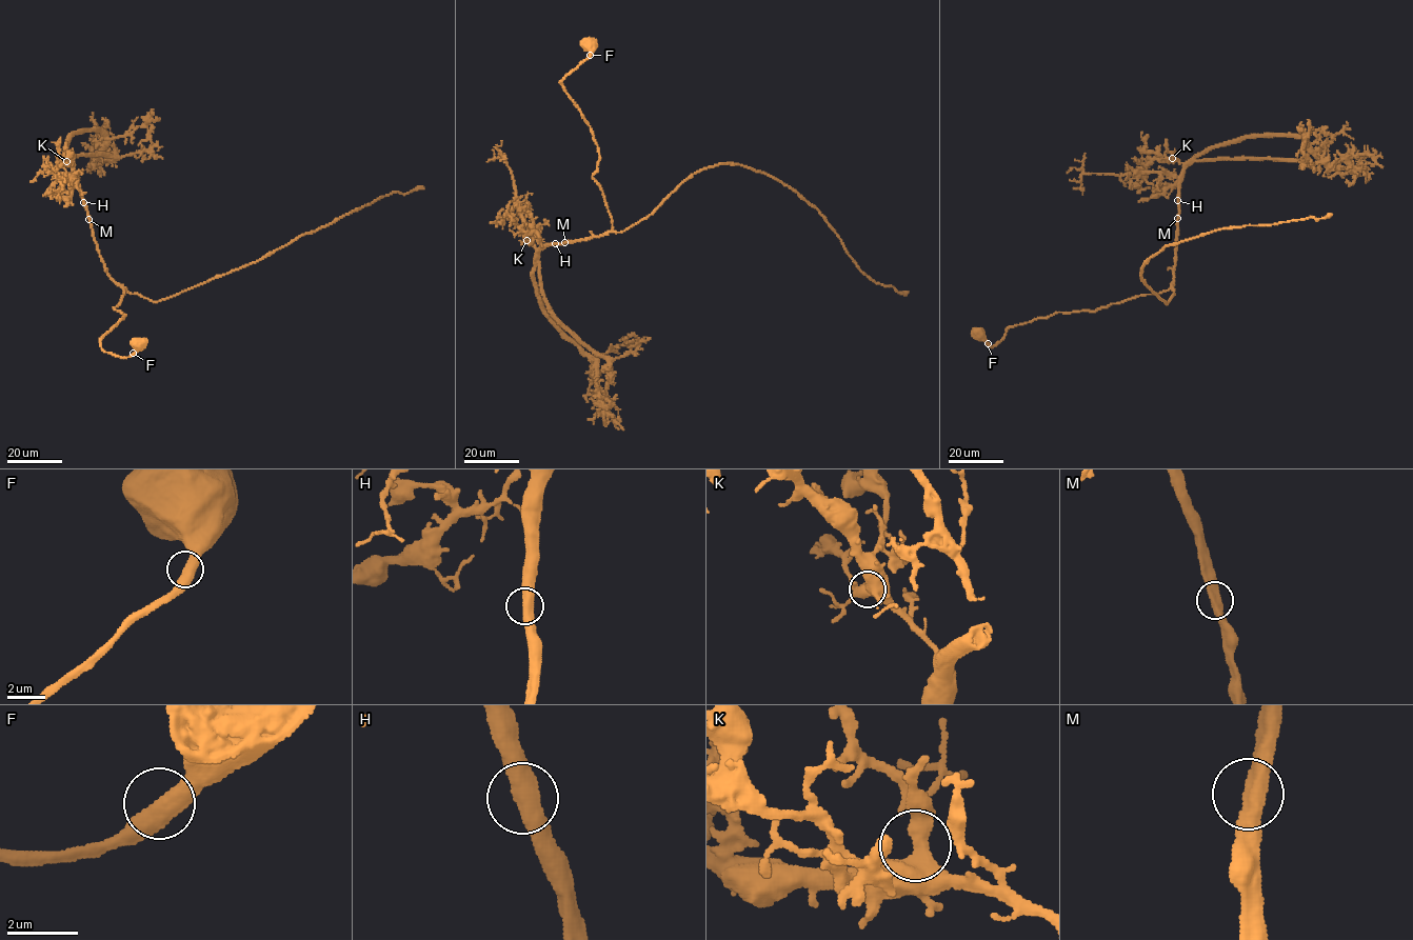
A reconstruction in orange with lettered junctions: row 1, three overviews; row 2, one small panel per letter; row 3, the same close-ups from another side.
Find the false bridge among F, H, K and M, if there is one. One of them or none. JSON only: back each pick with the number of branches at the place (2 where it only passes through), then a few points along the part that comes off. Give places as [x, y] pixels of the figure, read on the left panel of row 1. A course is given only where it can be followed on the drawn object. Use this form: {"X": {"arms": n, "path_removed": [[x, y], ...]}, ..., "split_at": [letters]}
{"split_at": []}

